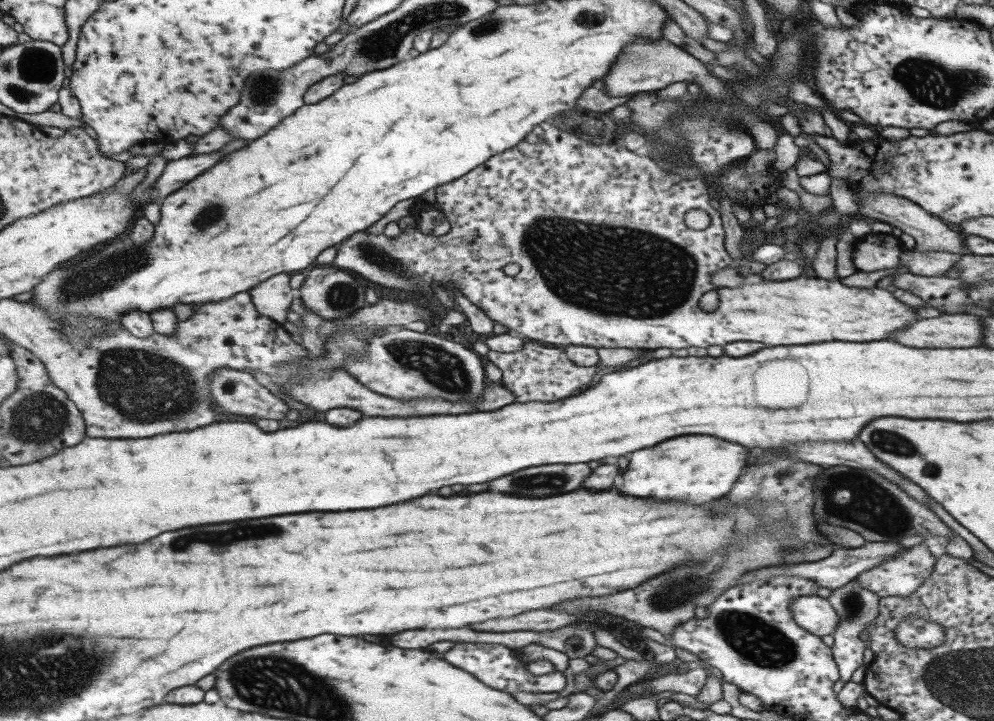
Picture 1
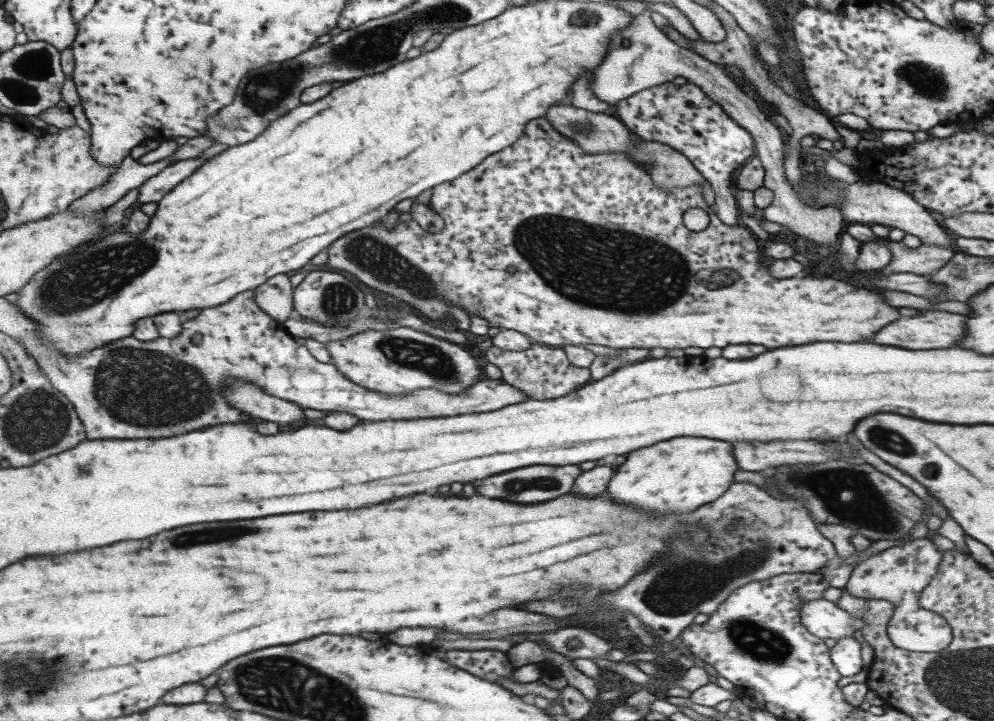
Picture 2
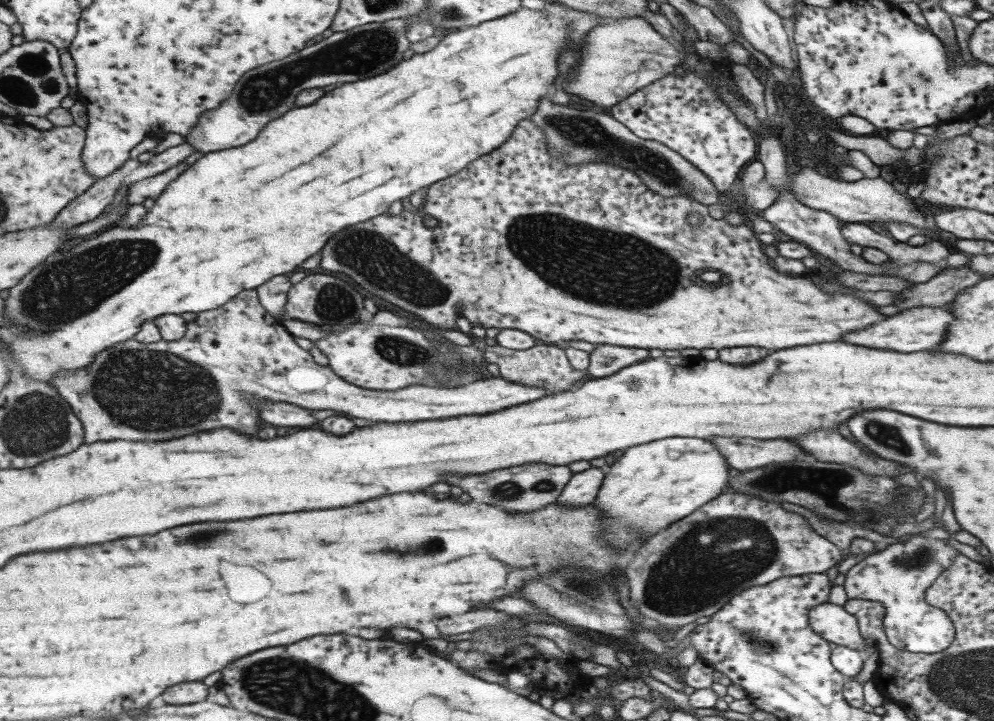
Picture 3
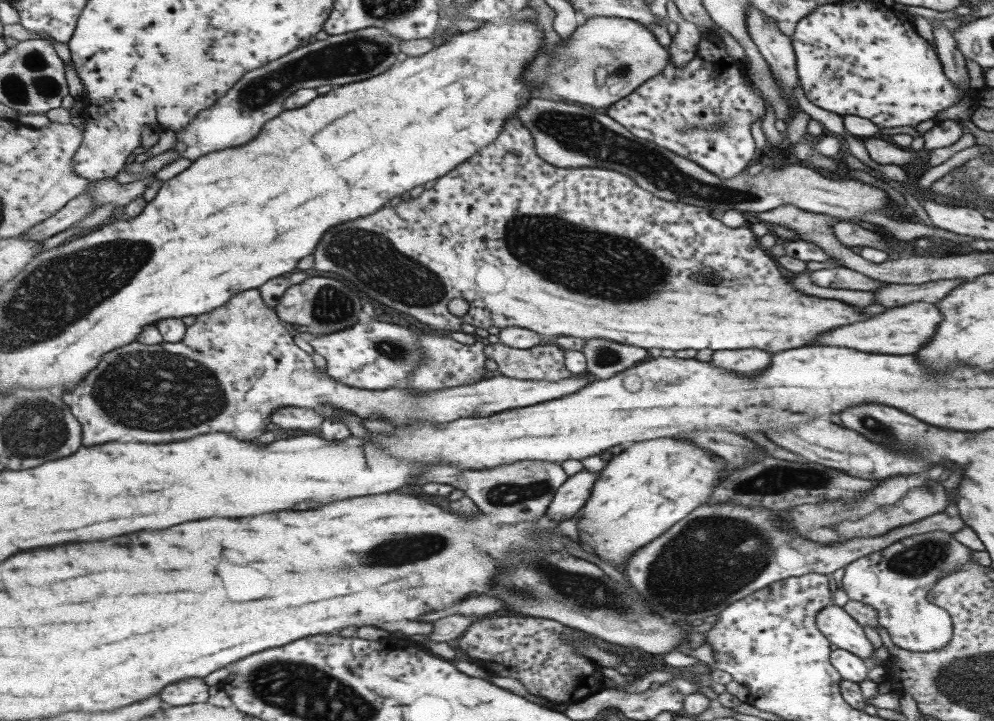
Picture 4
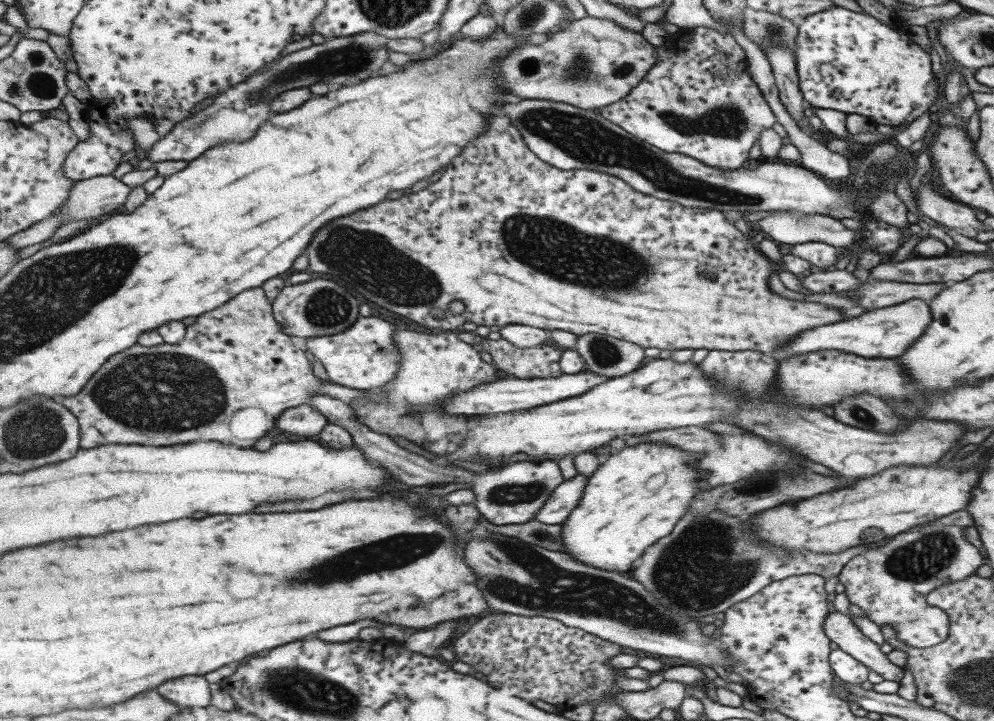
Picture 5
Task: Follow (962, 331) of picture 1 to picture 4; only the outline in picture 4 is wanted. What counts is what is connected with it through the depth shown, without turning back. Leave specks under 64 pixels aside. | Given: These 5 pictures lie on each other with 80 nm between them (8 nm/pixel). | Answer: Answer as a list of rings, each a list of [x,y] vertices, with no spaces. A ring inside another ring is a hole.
[[[910,302],[905,306],[886,308],[885,312],[871,316],[863,322],[839,326],[823,334],[815,344],[845,346],[845,348],[855,348],[873,354],[913,354],[919,350],[919,344],[923,346],[933,336],[937,322],[941,321],[942,316],[936,305],[928,302]]]

